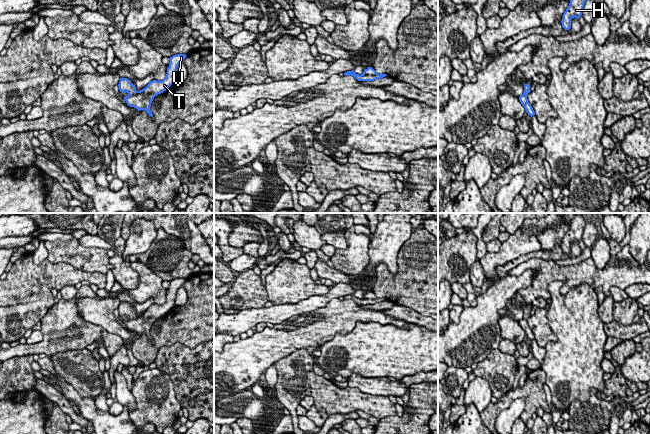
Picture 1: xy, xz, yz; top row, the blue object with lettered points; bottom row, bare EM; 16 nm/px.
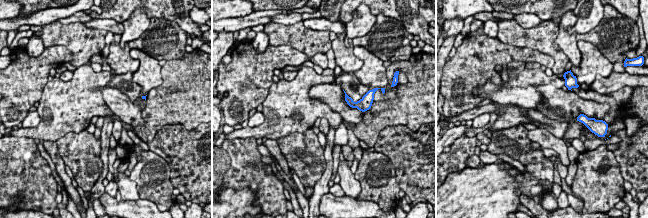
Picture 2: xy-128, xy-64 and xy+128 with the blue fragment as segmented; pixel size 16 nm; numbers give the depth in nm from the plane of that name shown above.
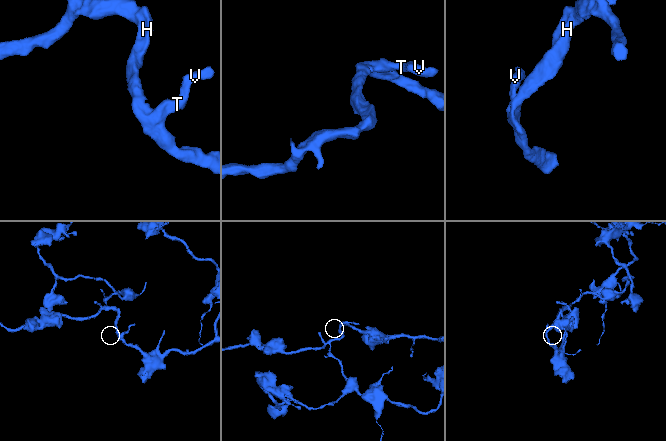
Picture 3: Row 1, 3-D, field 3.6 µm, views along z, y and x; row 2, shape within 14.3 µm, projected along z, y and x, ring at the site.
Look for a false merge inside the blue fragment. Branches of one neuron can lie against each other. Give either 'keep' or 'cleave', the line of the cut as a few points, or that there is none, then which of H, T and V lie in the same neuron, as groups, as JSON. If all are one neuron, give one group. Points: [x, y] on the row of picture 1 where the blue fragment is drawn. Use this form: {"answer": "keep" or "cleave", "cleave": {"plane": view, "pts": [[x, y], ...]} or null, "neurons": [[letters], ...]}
{"answer": "keep", "cleave": null, "neurons": [["H", "T", "V"]]}

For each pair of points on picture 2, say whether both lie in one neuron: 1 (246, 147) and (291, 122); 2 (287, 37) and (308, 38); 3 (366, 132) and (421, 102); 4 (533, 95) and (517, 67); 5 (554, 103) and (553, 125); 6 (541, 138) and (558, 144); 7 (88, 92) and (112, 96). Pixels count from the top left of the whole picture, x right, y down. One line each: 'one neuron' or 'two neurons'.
1: two neurons
2: one neuron
3: one neuron
4: two neurons
5: two neurons
6: one neuron
7: two neurons

